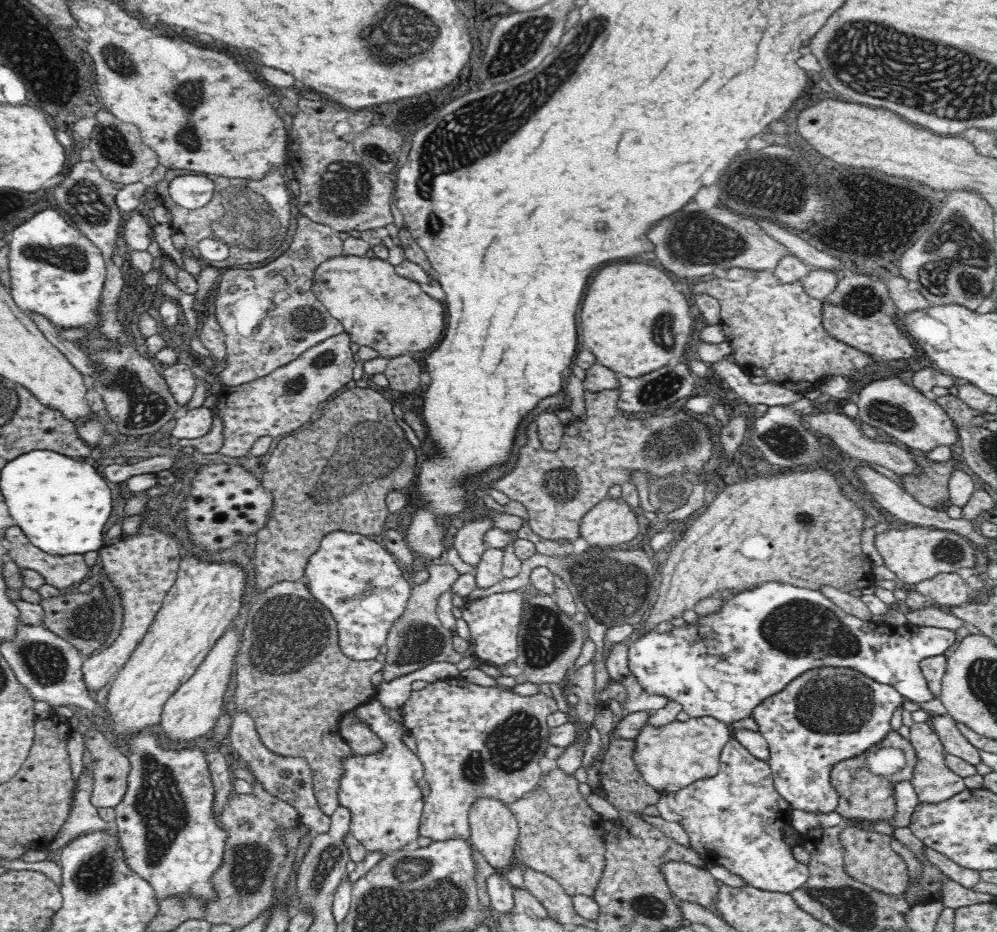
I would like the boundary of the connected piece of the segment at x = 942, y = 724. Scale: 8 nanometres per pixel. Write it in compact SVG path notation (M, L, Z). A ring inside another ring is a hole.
M931 713L928 723L939 736L946 754L956 756L974 766L981 762L981 752L968 742L968 739L956 727L956 721L948 713Z

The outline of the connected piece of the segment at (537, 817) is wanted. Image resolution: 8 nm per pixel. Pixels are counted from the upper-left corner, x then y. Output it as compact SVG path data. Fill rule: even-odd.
M552 768L530 790L530 796L508 805L518 819L516 853L519 859L531 869L553 878L571 898L576 895L593 898L606 862L604 819L582 796L579 784L574 773Z

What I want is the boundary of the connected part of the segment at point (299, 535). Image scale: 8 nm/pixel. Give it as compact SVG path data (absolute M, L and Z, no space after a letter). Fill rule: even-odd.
M355 385L351 389L343 389L326 401L321 406L321 414L318 414L317 422L310 422L310 426L296 430L294 435L288 434L280 438L275 446L275 450L270 454L268 462L266 462L266 471L262 474L261 481L266 486L266 489L274 493L274 509L273 514L270 514L268 526L262 528L256 534L255 556L254 556L254 596L258 596L266 592L273 584L278 582L297 582L301 581L304 576L305 564L309 561L309 556L314 554L314 551L319 549L322 538L330 532L336 530L353 531L356 534L362 534L369 538L379 539L386 530L386 519L389 512L386 508L385 498L390 492L398 490L406 491L417 476L419 468L418 456L414 446L408 441L405 432L397 424L396 417L392 412L392 403L390 403L380 392L368 387L360 387Z

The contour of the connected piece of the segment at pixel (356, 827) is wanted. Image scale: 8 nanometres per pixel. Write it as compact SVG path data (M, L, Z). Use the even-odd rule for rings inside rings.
M375 701L362 704L357 708L357 712L362 721L370 723L372 731L377 734L381 740L382 746L378 752L374 754L355 754L354 756L346 756L340 760L342 767L339 781L337 782L337 799L339 806L350 811L349 831L367 851L380 850L386 854L400 849L405 844L416 840L419 837L419 826L423 813L424 803L422 801L422 793L418 787L418 780L422 779L425 773L423 763L418 759L414 750L408 748L404 743L402 736L408 733L403 723L394 722L383 714L382 705Z

